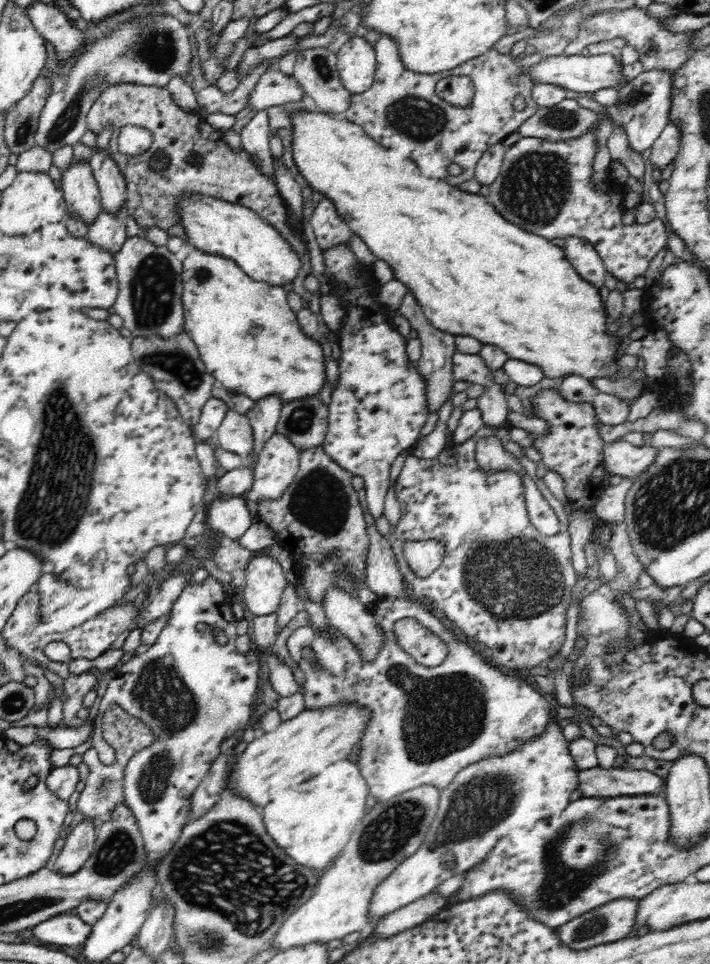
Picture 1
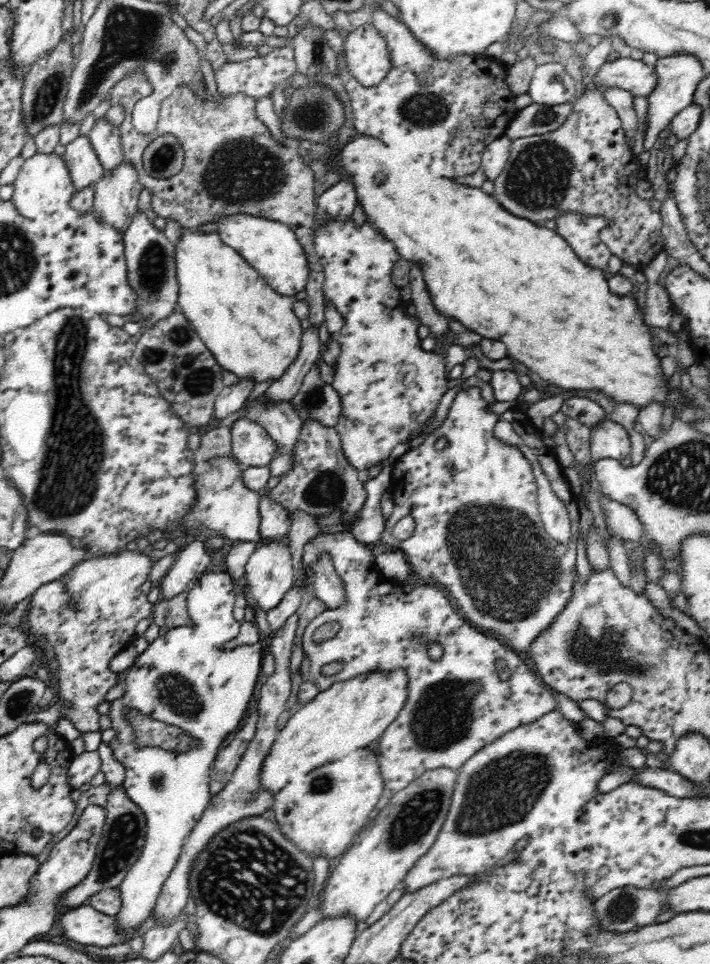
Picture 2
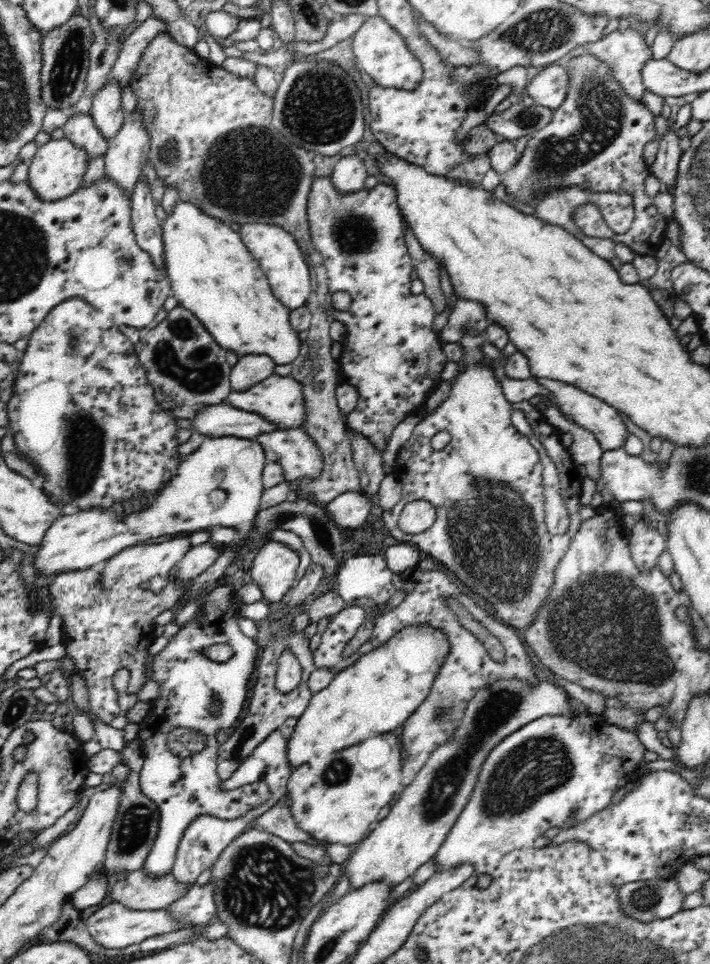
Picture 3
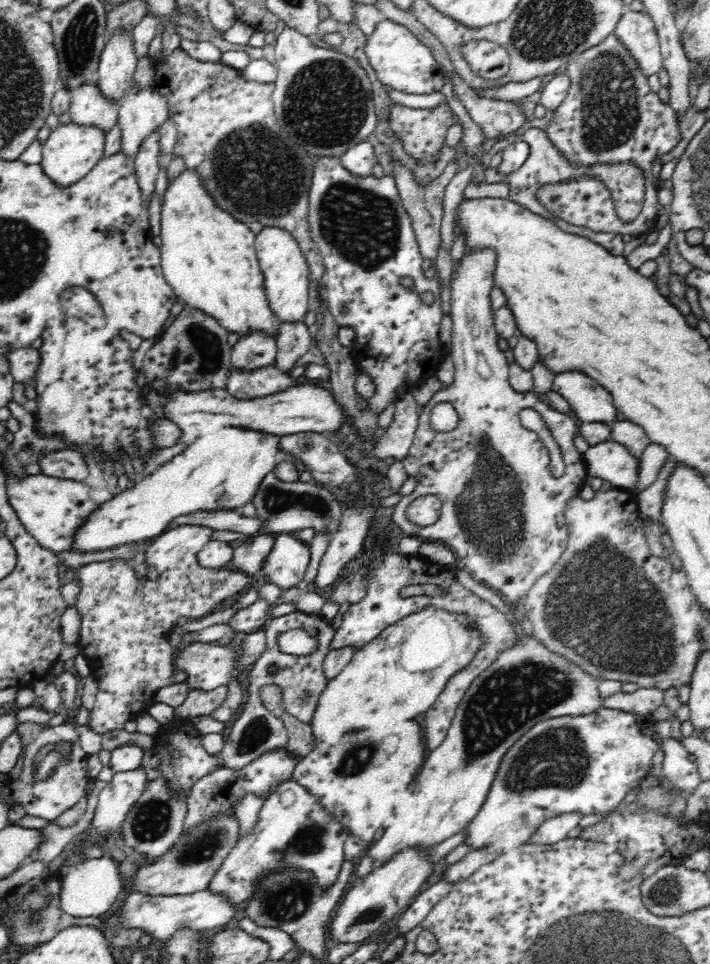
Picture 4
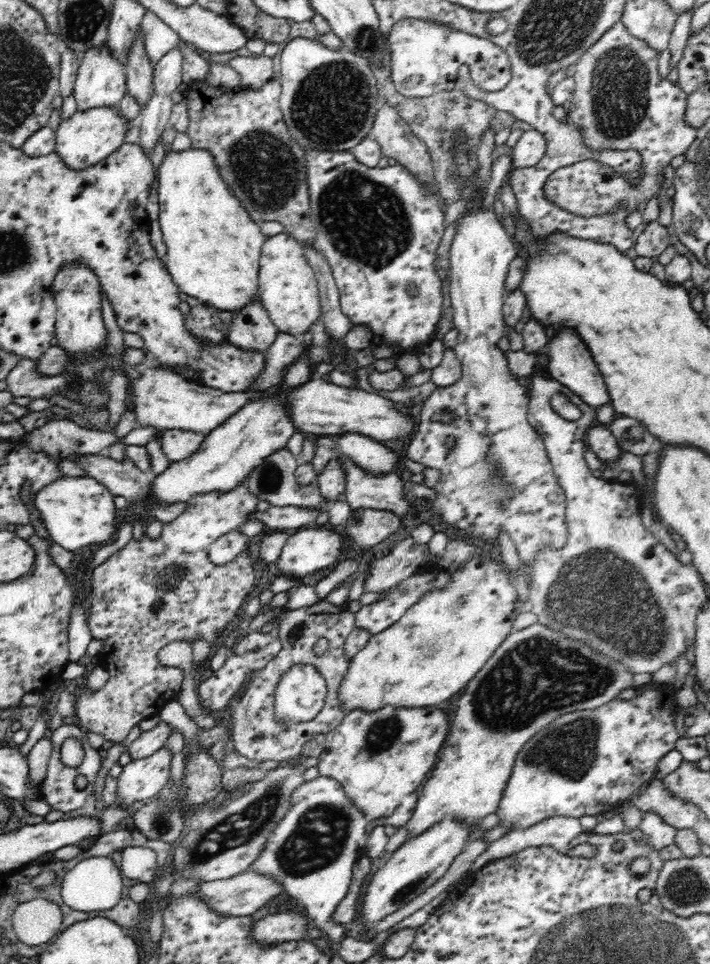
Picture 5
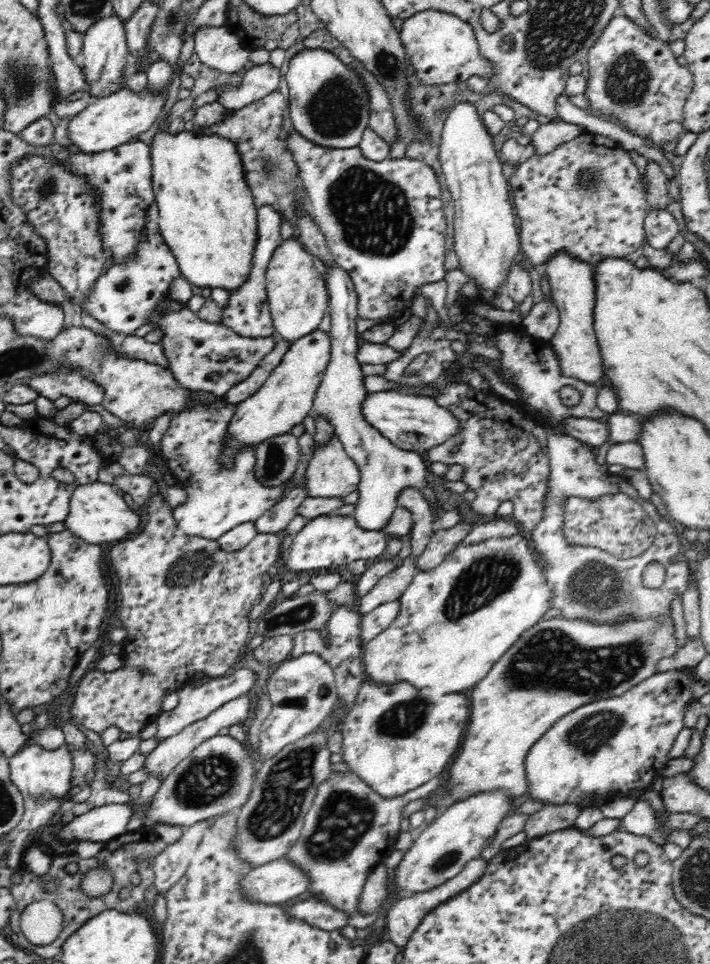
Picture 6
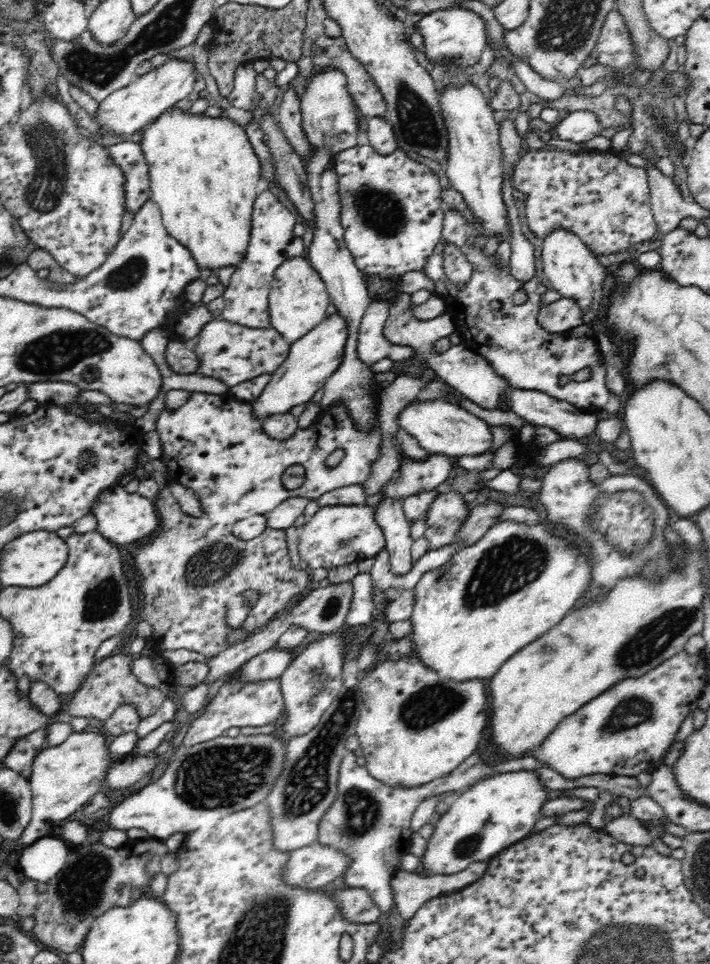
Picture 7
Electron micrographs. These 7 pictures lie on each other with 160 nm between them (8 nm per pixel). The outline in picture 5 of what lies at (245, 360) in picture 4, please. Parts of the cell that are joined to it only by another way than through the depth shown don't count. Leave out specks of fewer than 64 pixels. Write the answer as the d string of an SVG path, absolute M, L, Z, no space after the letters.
M256 299L234 314L232 324L226 328L226 342L242 351L265 354L278 333L261 300Z

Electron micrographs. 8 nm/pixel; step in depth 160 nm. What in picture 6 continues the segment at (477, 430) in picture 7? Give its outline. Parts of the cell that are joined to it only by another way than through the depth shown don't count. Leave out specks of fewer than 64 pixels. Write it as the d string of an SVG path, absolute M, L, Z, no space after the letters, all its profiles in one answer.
M395 390L368 392L362 398L360 411L366 422L376 427L380 434L388 438L392 444L412 452L438 446L446 442L448 436L453 438L460 430L458 419L450 411L438 406L438 403L430 396L420 397L419 394L410 395L410 393Z

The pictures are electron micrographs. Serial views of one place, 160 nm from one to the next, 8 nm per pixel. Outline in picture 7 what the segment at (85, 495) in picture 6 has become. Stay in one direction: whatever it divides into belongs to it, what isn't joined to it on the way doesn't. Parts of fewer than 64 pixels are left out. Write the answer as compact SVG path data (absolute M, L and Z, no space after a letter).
M112 486L100 492L90 506L90 513L96 520L94 530L115 544L132 544L146 536L150 537L160 526L154 503L138 493L127 493L121 486Z

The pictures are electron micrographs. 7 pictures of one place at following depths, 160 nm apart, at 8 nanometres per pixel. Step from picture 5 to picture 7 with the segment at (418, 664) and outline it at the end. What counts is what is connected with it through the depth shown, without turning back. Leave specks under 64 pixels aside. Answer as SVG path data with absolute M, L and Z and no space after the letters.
M510 521L494 523L472 546L459 549L440 568L424 572L412 588L414 609L409 619L412 631L402 638L393 638L391 634L384 637L378 646L379 655L382 653L386 662L419 660L438 676L456 682L473 678L488 680L494 676L514 654L557 626L589 586L588 555L582 554L576 546L568 546L568 542L552 534L550 528L552 525L546 522L534 526Z

